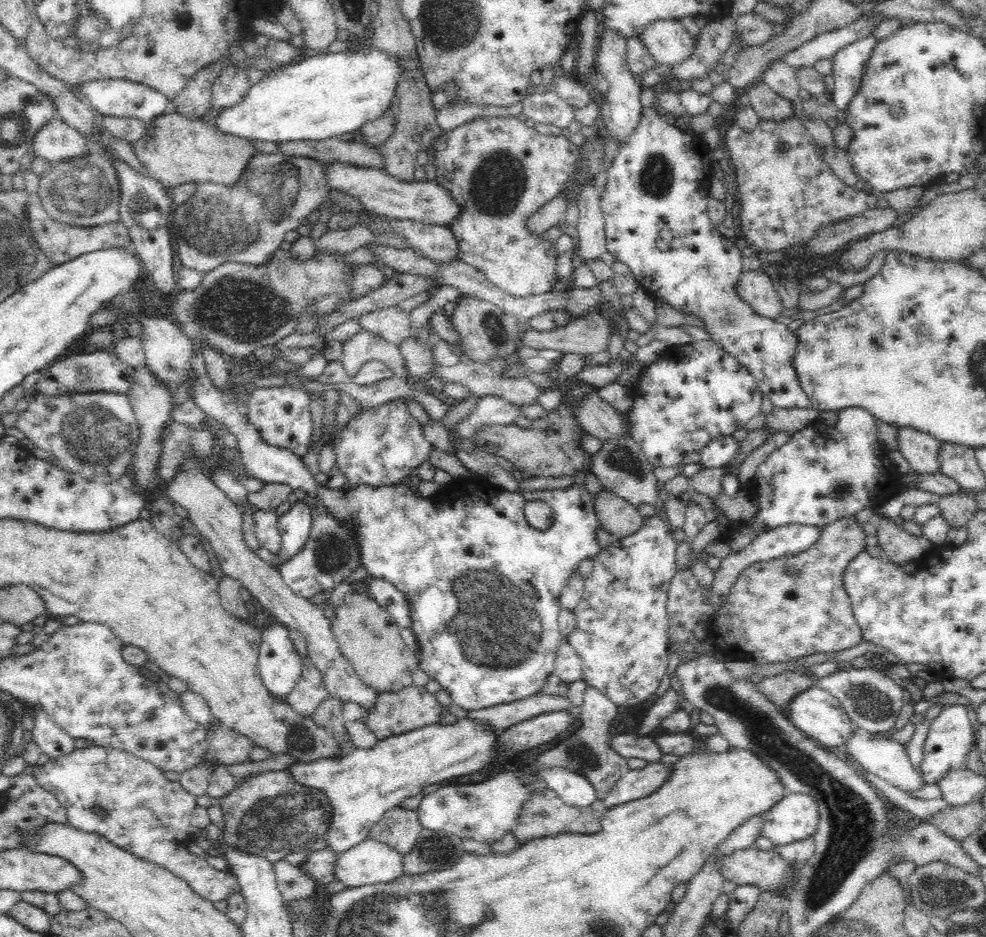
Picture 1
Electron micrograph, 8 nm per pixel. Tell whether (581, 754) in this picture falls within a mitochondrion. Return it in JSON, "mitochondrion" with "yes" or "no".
{"mitochondrion":"yes"}

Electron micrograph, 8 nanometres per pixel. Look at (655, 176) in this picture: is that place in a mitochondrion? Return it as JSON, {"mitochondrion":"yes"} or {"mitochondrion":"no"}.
{"mitochondrion":"yes"}

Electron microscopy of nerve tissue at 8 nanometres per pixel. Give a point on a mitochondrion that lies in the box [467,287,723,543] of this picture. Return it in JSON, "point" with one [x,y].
{"point":[620,458]}

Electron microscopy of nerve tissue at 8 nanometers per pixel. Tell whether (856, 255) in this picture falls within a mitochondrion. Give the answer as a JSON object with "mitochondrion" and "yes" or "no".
{"mitochondrion":"yes"}

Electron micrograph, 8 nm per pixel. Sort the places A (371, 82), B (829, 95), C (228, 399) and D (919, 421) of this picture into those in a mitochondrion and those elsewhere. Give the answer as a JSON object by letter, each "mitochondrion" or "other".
{"A":"other","B":"other","C":"other","D":"other"}

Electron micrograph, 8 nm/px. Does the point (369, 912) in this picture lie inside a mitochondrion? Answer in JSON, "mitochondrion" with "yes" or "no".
{"mitochondrion":"yes"}

